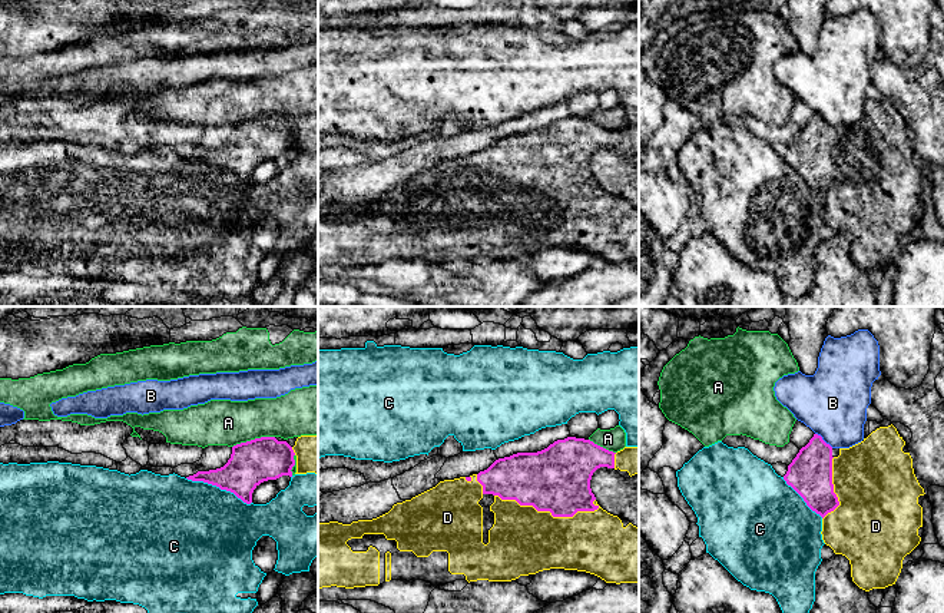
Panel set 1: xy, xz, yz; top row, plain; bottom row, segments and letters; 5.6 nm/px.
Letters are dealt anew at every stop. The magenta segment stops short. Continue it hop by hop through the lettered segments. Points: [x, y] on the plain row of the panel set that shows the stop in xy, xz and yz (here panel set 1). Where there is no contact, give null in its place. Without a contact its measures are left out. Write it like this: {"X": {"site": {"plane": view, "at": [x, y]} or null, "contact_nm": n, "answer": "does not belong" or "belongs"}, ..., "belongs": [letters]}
{"A": {"site": {"plane": "xy", "at": [252, 119]}, "contact_nm": 240, "answer": "does not belong"}, "B": {"site": {"plane": "yz", "at": [822, 119]}, "contact_nm": 130, "answer": "does not belong"}, "C": {"site": {"plane": "xy", "at": [219, 166]}, "contact_nm": 400, "answer": "belongs"}, "D": {"site": {"plane": "xz", "at": [547, 189]}, "contact_nm": 600, "answer": "does not belong"}, "belongs": ["C"]}

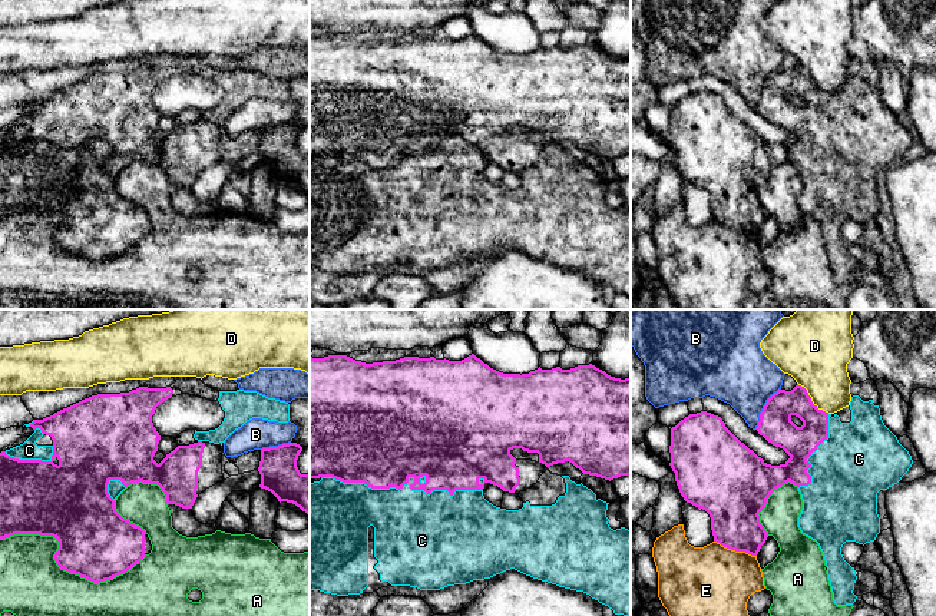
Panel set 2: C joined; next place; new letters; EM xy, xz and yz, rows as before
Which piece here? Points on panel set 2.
{"A": {"site": {"plane": "xy", "at": [62, 247]}, "contact_nm": 850, "answer": "does not belong"}, "B": {"site": {"plane": "yz", "at": [763, 88]}, "contact_nm": 280, "answer": "does not belong"}, "C": {"site": {"plane": "xz", "at": [403, 164]}, "contact_nm": 900, "answer": "does not belong"}, "D": {"site": {"plane": "yz", "at": [810, 79]}, "contact_nm": 260, "answer": "does not belong"}, "E": {"site": {"plane": "yz", "at": [736, 229]}, "contact_nm": 260, "answer": "does not belong"}, "belongs": []}

